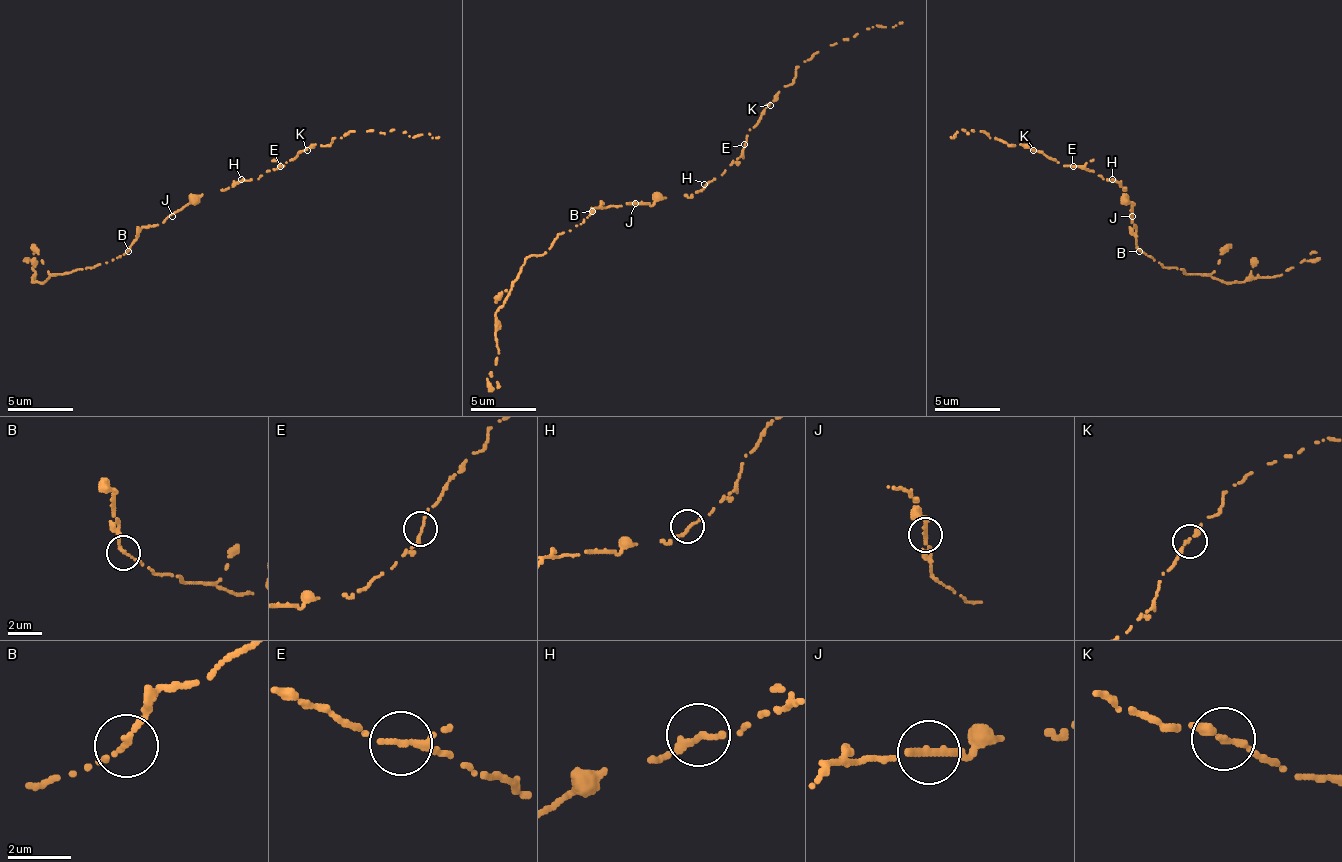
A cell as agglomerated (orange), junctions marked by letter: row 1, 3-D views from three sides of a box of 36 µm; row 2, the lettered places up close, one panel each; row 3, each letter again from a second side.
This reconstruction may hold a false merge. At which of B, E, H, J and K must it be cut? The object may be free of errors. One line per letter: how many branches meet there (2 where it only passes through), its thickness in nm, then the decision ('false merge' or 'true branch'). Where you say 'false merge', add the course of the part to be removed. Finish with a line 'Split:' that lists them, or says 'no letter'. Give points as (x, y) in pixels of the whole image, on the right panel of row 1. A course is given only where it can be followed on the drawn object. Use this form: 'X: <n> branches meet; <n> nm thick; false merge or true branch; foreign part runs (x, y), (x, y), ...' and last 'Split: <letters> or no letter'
B: 1 branches meet; 240 nm thick; true branch
E: 1 branches meet; 260 nm thick; true branch
H: 1 branches meet; 280 nm thick; true branch
J: 2 branches meet; 220 nm thick; true branch
K: 2 branches meet; 240 nm thick; true branch
Split: no letter

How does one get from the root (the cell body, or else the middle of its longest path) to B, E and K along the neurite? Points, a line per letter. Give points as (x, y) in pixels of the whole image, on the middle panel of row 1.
B: (662, 197), (652, 203), (626, 203), (622, 207), (596, 207), (593, 210)
E: (662, 197), (691, 197), (698, 193), (740, 154), (744, 144)
K: (662, 197), (691, 197), (698, 193), (740, 154), (750, 128), (770, 105)

